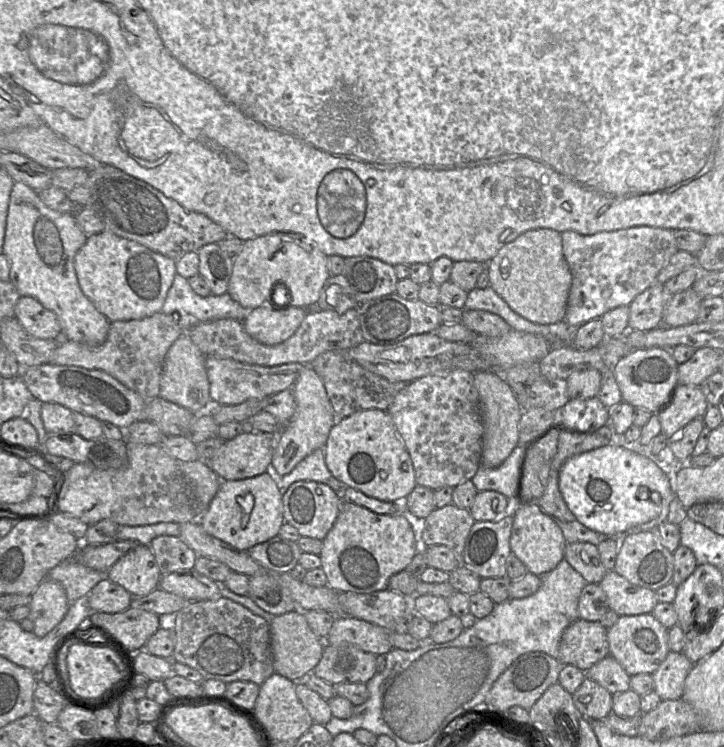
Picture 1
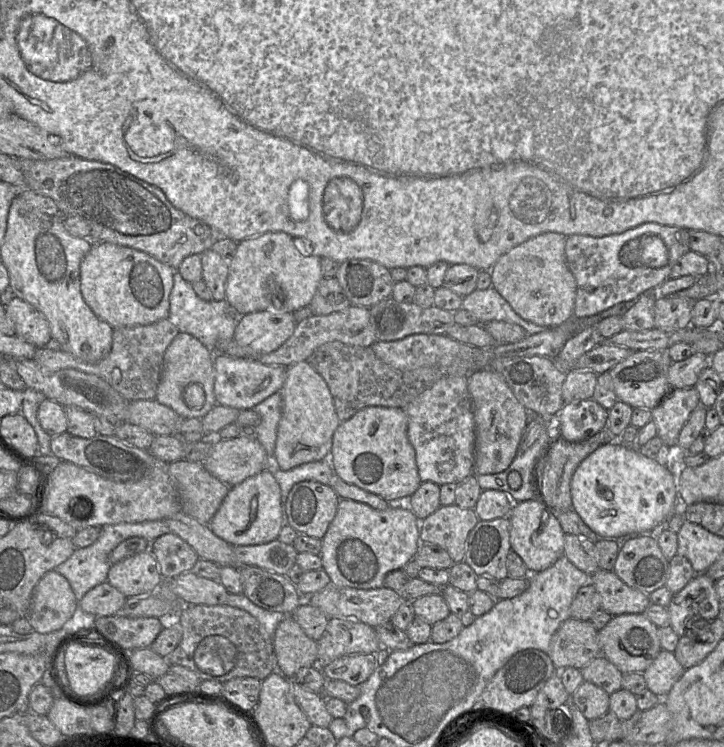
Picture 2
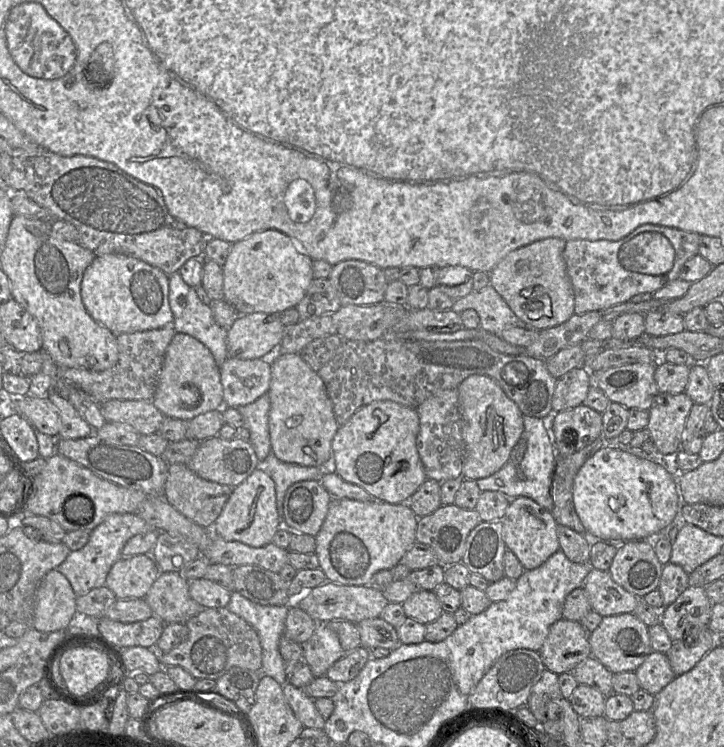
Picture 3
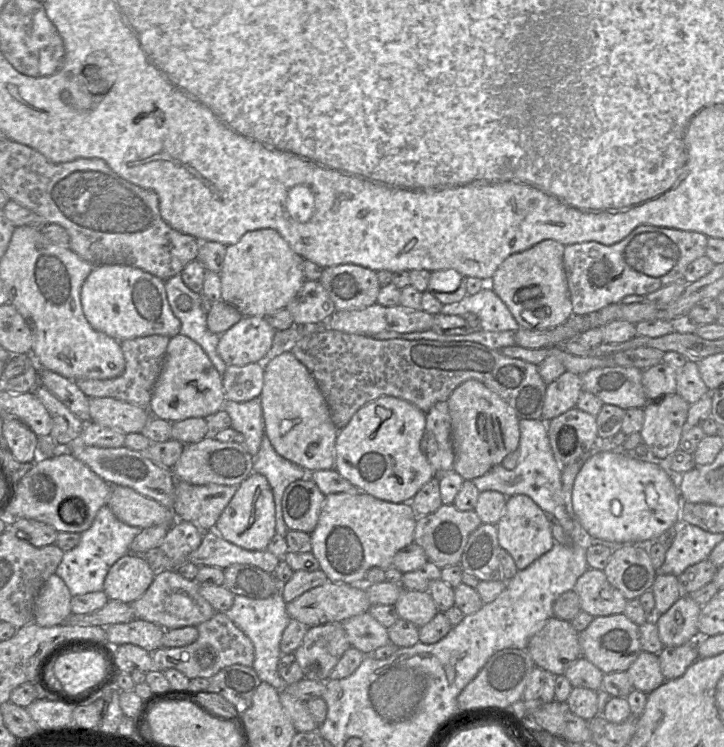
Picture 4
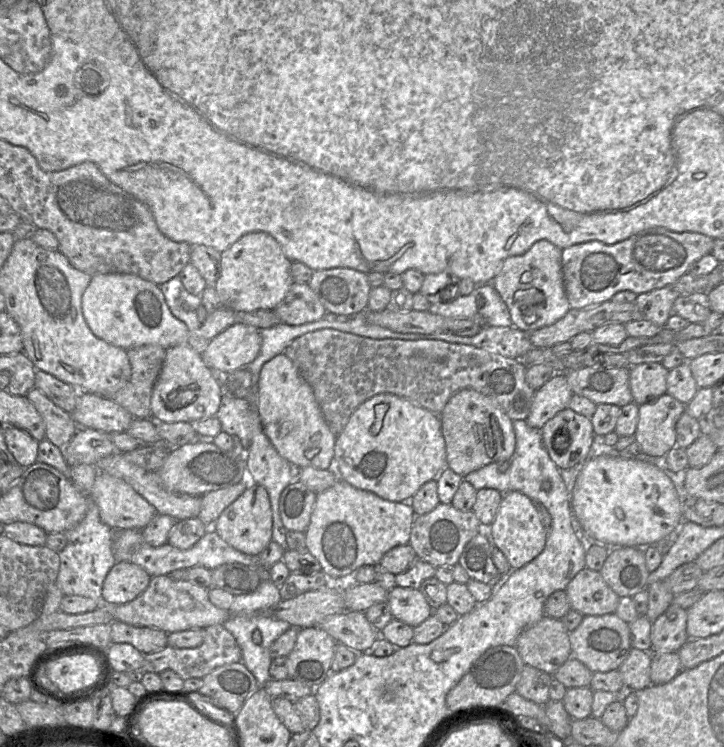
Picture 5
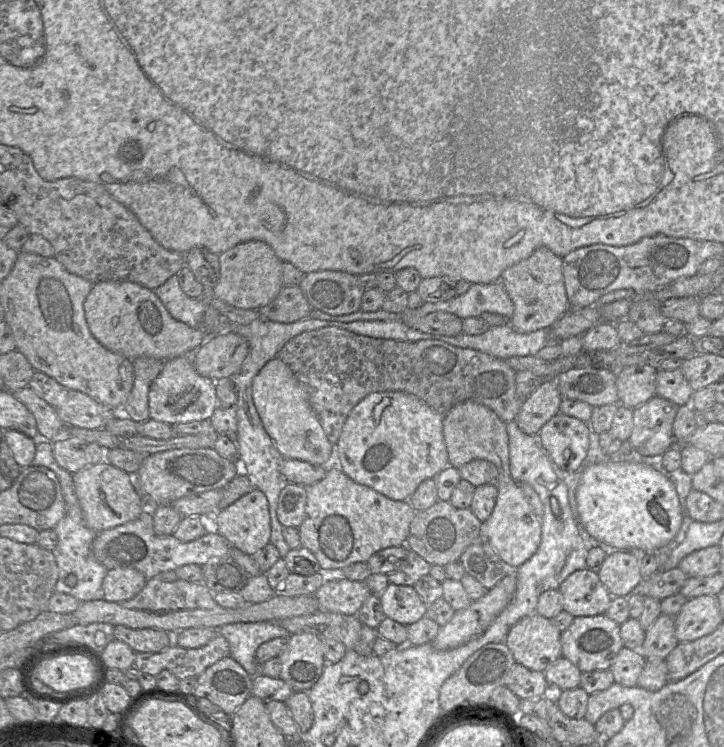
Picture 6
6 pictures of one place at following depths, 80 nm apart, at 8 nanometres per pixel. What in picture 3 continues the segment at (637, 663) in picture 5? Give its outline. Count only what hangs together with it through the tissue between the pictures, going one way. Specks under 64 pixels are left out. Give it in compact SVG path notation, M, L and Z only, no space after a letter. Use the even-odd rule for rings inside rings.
M652 651L635 670L640 688L656 695L675 677L665 653Z

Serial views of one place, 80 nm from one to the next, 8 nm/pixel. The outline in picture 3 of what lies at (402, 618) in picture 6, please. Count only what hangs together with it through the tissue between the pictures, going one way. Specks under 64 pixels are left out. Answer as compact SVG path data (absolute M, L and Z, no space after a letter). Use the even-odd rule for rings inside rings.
M417 590L402 605L406 617L425 625L438 619L444 612L433 590Z

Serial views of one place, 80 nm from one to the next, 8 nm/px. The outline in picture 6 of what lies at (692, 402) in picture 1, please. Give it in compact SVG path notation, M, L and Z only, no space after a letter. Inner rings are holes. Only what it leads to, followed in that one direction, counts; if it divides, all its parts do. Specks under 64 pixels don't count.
M656 396L633 409L633 430L627 440L640 454L659 459L675 443L673 424L679 406Z

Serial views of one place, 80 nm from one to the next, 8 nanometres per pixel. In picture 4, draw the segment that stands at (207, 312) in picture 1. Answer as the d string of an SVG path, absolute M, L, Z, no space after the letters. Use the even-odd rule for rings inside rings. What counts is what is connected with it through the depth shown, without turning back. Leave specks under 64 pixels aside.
M176 274L168 280L165 280L165 289L172 312L181 322L180 334L185 335L198 343L206 352L219 374L223 376L227 365L217 352L220 335L212 333L207 327L208 314L206 314L201 308L201 294L189 289L183 282L180 274Z

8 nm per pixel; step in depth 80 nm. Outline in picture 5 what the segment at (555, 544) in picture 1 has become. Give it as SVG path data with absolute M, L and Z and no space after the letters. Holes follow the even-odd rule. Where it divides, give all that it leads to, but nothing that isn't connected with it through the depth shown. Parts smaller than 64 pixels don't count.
M519 491L503 494L497 514L486 529L493 545L502 551L512 570L529 563L545 547L547 530L541 523L535 503Z

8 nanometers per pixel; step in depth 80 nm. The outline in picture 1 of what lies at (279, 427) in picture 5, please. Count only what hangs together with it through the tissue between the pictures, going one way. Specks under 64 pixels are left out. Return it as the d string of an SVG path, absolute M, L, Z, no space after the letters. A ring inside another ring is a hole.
M305 365L291 388L296 409L275 440L272 465L280 475L289 474L295 466L314 450L324 448L331 428L338 421L320 376Z

